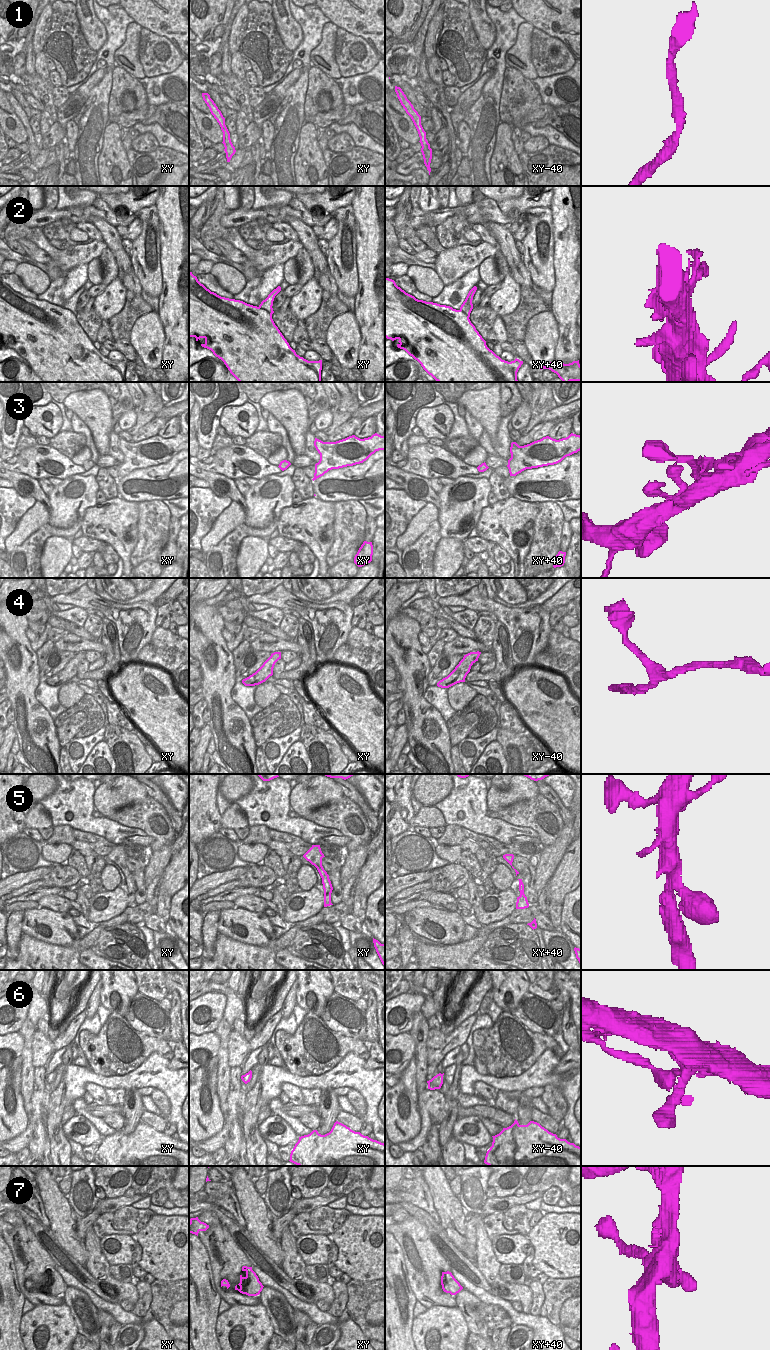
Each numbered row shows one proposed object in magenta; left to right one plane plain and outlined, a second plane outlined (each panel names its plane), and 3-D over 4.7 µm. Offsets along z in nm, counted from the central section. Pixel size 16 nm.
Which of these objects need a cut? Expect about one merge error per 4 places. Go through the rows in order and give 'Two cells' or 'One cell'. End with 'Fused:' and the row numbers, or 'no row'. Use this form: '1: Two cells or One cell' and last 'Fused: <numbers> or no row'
1: One cell
2: One cell
3: One cell
4: One cell
5: One cell
6: One cell
7: One cell
Fused: no row.

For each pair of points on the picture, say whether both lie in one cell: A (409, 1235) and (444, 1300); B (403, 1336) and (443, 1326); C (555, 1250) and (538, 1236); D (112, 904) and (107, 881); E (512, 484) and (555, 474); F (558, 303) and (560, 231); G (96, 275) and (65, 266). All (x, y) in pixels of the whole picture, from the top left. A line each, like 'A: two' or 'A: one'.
A: one
B: two
C: one
D: two
E: one
F: one
G: two

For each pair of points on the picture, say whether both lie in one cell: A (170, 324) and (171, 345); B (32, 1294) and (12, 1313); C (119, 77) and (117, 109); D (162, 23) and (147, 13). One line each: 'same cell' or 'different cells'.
A: same cell
B: different cells
C: same cell
D: same cell

